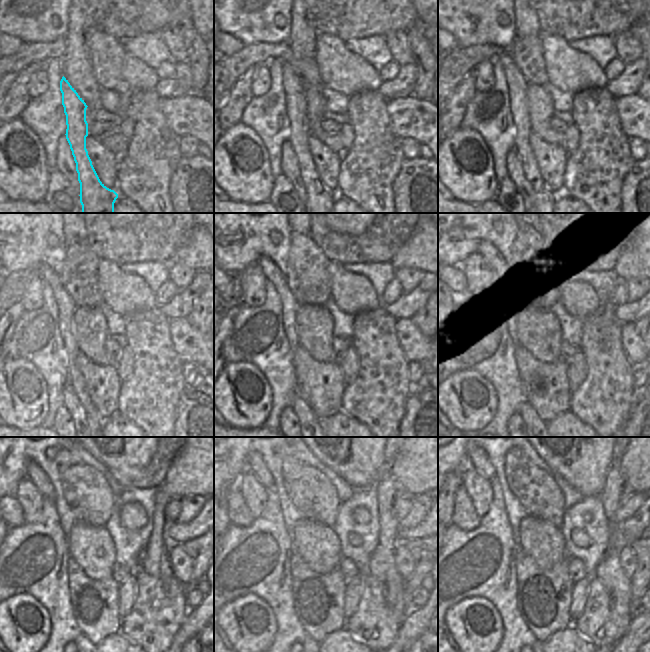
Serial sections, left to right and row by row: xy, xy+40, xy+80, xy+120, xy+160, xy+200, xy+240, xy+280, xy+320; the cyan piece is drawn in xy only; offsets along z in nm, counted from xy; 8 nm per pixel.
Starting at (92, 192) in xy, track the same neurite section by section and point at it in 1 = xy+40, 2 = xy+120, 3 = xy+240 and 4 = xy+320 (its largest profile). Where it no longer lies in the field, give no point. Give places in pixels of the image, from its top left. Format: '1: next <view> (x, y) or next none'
1: next xy+40 (317, 192)
2: next xy+120 (66, 306)
3: next xy+240 (33, 471)
4: next xy+320 (478, 459)

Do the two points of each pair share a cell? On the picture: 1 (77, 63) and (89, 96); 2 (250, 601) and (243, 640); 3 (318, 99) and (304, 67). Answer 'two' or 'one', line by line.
1: one
2: one
3: two

